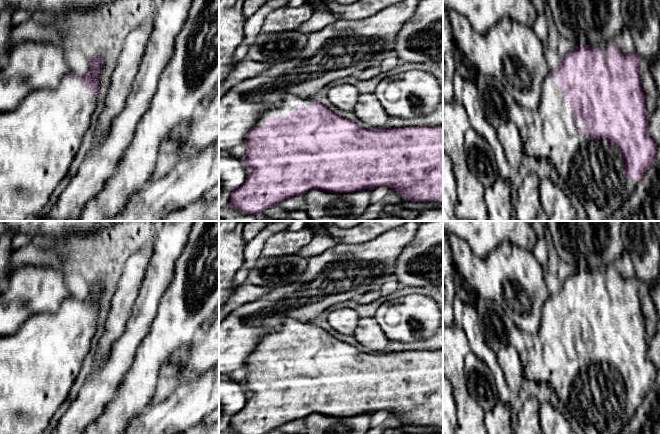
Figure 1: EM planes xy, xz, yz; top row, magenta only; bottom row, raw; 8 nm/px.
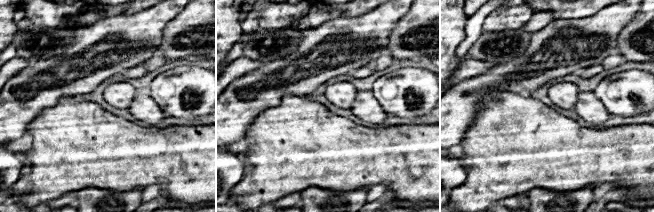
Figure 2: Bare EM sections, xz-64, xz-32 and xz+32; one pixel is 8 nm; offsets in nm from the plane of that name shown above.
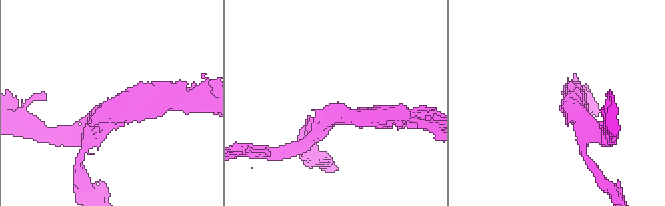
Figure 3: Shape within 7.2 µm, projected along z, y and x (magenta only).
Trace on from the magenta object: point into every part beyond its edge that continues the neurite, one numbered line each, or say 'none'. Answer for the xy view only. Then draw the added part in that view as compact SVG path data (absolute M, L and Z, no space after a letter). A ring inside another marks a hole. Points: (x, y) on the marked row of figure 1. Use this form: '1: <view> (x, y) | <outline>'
1: xy (39, 139) | M64 75L56 88L38 89L25 97L16 109L0 112L0 221L23 221L26 215L37 215L43 210L77 155L97 99L86 81L80 85L79 76Z

